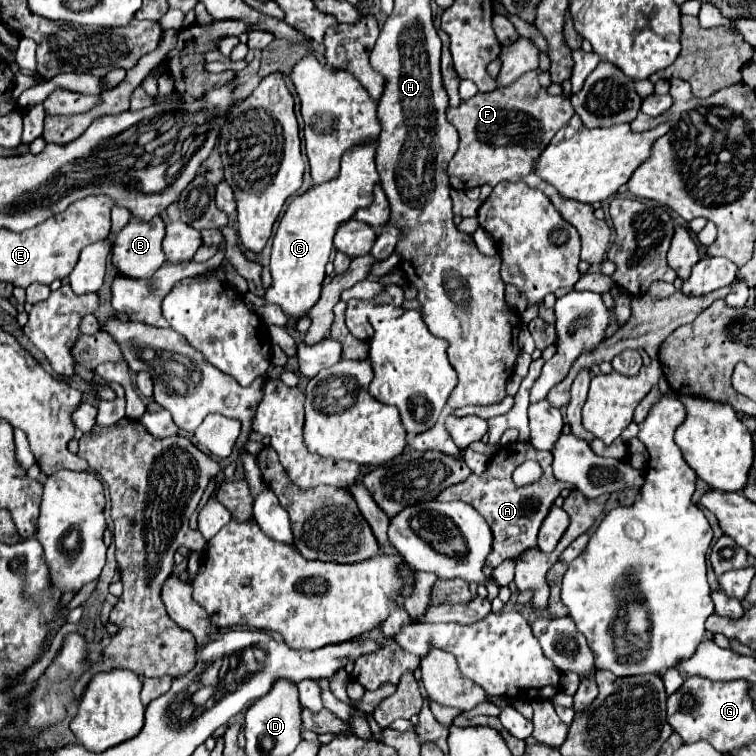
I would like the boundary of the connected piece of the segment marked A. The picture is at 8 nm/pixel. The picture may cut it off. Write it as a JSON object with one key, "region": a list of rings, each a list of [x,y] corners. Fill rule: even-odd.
{"region":[[[517,441],[511,445],[501,445],[489,459],[487,469],[481,475],[469,475],[463,483],[457,483],[449,489],[445,489],[437,501],[463,501],[469,503],[475,511],[479,511],[485,521],[489,523],[491,531],[493,531],[493,549],[489,554],[486,565],[497,567],[505,559],[517,559],[523,551],[533,549],[537,545],[537,533],[539,527],[543,523],[543,519],[547,517],[549,509],[553,507],[555,499],[559,497],[559,493],[563,489],[575,489],[573,485],[561,483],[555,479],[553,471],[551,471],[551,461],[553,455],[549,451],[537,451],[533,449],[533,445]],[[527,459],[537,459],[539,465],[543,467],[543,475],[539,481],[525,485],[525,487],[517,487],[511,479],[511,473],[517,469],[517,465],[521,465]],[[491,471],[499,471],[499,477],[493,477]]]}

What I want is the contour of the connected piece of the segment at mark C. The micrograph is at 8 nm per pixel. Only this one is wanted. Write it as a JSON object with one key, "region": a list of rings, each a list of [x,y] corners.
{"region":[[[365,141],[357,147],[351,147],[341,159],[341,171],[335,179],[313,185],[305,193],[297,195],[273,237],[271,251],[271,275],[273,285],[267,289],[265,297],[259,297],[250,291],[243,297],[245,304],[255,310],[267,303],[281,305],[287,315],[303,317],[317,301],[321,285],[325,279],[325,265],[333,251],[333,237],[341,223],[353,219],[359,209],[365,209],[373,203],[373,187],[379,183],[379,171],[375,165],[377,141]]]}

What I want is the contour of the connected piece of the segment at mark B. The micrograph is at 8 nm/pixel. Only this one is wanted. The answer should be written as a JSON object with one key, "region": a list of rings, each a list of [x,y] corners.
{"region":[[[155,215],[151,221],[141,221],[137,217],[131,217],[129,223],[115,235],[111,243],[111,261],[117,271],[117,275],[131,277],[131,279],[147,279],[151,277],[163,263],[165,263],[165,253],[161,249],[165,237],[165,223],[159,215]]]}

